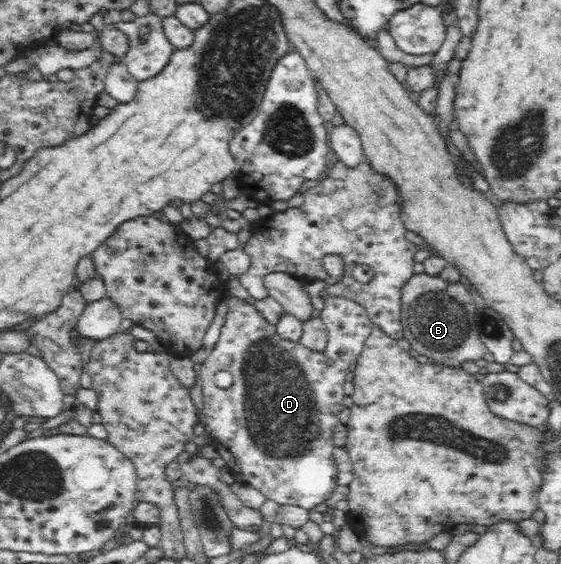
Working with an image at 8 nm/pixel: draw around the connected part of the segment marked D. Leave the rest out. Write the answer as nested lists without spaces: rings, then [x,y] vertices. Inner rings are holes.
[[[326,295],[322,300],[324,308],[322,308],[320,313],[320,319],[327,328],[327,346],[322,351],[316,351],[304,347],[299,342],[282,339],[276,333],[274,325],[266,321],[264,317],[261,317],[254,305],[250,305],[245,300],[229,296],[227,300],[229,310],[225,318],[225,323],[221,328],[220,340],[210,351],[208,359],[200,366],[200,382],[202,383],[202,395],[204,396],[203,411],[206,414],[205,425],[212,430],[212,444],[218,451],[219,456],[226,462],[226,469],[234,477],[235,483],[246,483],[262,491],[262,494],[266,495],[267,499],[272,499],[281,505],[298,505],[310,510],[320,503],[324,503],[332,492],[336,490],[336,487],[339,486],[336,463],[333,459],[333,450],[336,446],[331,440],[331,434],[333,433],[333,427],[336,426],[340,412],[344,410],[344,397],[346,396],[344,393],[344,384],[347,382],[346,376],[350,372],[350,366],[354,362],[357,362],[360,354],[363,352],[363,345],[369,338],[374,326],[373,322],[369,319],[366,309],[356,304],[352,299]],[[218,372],[228,372],[228,374],[231,374],[232,385],[228,386],[228,388],[218,386],[218,382],[216,382],[216,374]]]

